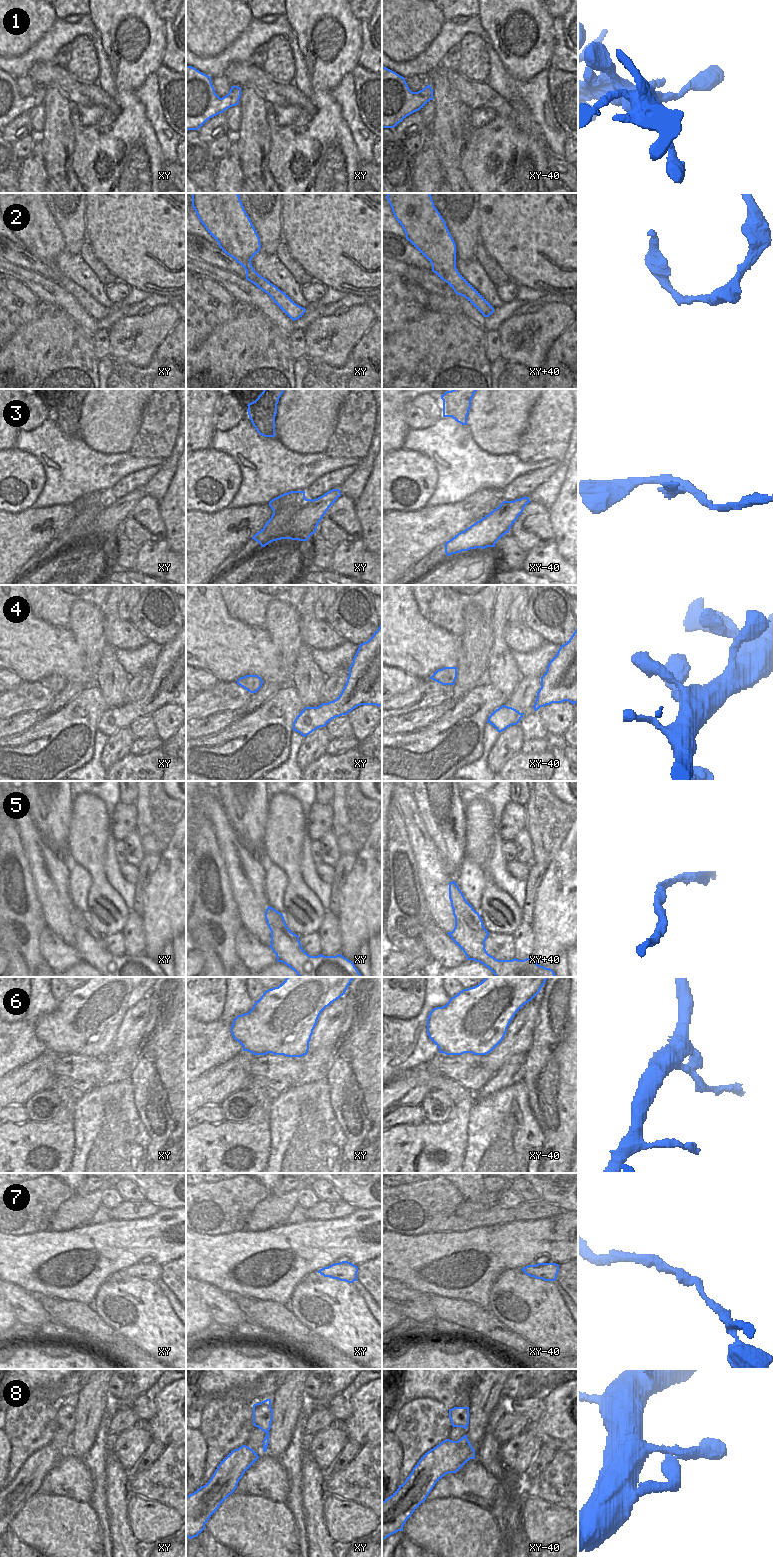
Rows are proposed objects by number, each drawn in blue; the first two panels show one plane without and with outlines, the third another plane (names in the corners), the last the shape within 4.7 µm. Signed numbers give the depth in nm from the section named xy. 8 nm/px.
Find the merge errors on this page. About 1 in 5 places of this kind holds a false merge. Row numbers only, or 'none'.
3

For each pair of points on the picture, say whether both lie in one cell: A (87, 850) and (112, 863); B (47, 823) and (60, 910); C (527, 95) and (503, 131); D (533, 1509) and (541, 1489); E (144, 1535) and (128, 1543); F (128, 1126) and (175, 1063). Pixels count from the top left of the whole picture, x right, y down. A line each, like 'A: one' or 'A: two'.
A: two
B: two
C: two
D: two
E: two
F: two

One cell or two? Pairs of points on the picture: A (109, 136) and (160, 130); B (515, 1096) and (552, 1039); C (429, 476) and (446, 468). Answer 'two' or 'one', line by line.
A: two
B: two
C: two

